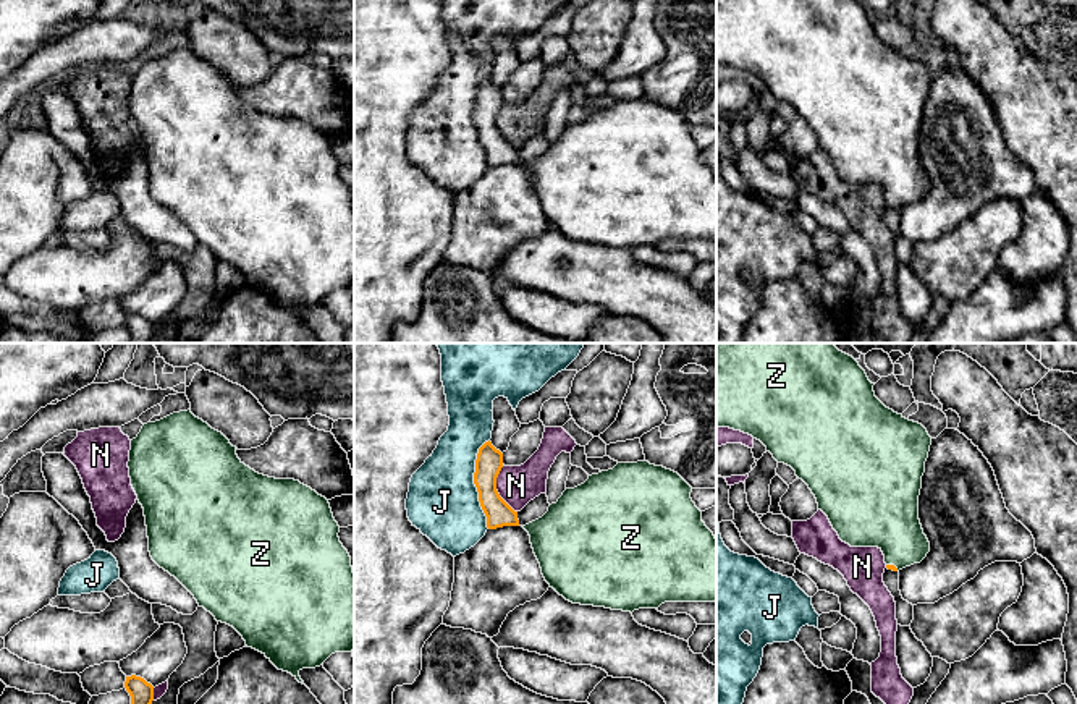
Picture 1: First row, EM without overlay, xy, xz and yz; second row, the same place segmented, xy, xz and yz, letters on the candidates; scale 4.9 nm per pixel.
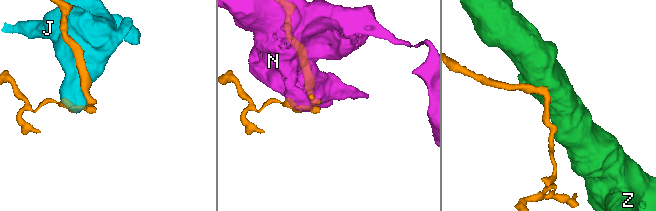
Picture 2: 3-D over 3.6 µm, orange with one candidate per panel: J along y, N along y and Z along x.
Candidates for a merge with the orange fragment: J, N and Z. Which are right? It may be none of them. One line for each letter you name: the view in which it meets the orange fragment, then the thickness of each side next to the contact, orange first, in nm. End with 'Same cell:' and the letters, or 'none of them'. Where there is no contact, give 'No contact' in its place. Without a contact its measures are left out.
Z: Touches orange in yz. Thickness 30 nm (orange) against 320 nm
Same cell: Z

